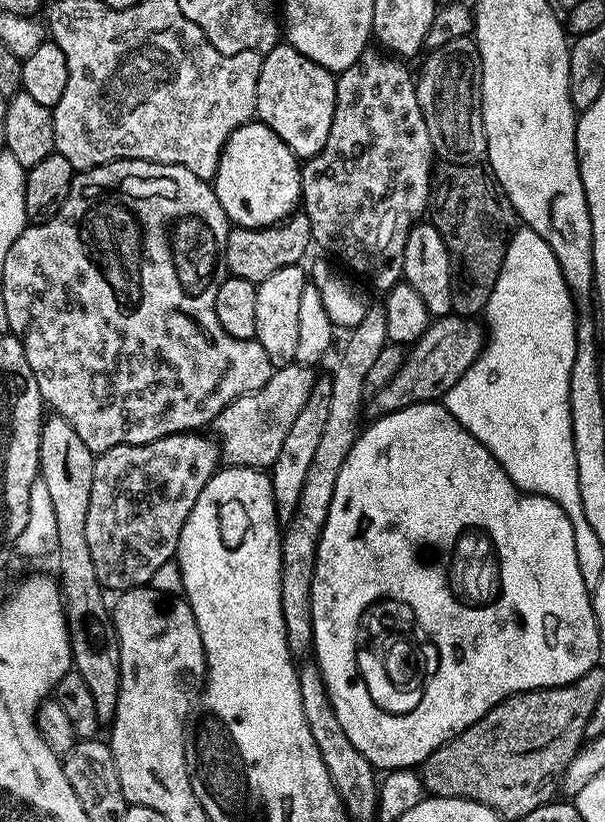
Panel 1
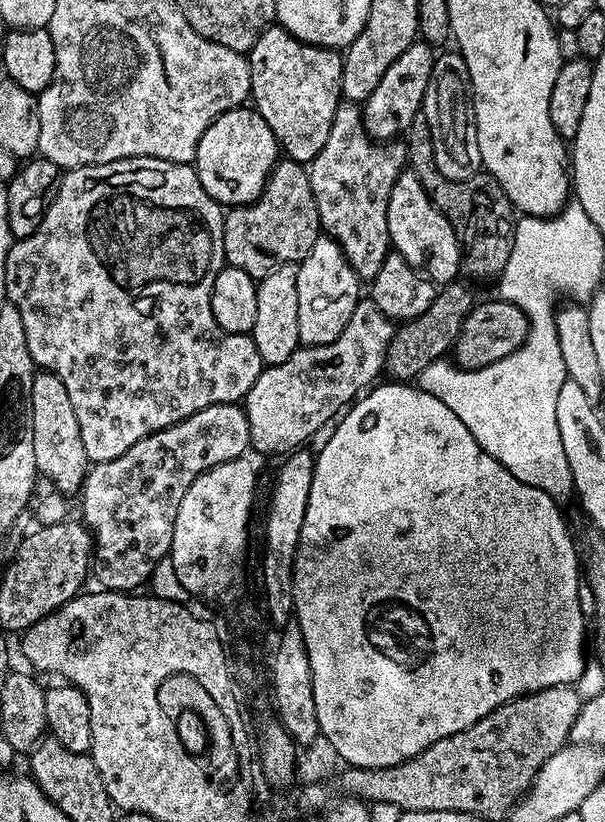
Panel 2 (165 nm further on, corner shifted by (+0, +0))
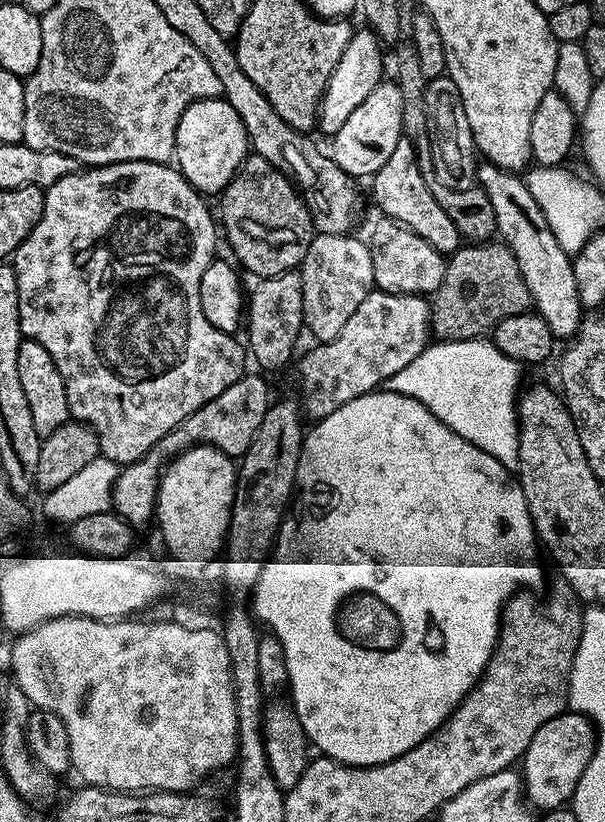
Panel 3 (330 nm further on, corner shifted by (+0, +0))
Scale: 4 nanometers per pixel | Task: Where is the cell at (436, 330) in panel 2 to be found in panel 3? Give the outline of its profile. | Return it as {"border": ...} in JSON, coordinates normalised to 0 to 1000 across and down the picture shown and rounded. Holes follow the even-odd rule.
{"border":[[[780,294],[745,308],[739,318],[737,338],[711,361],[711,404],[722,415],[792,414],[812,405],[830,387],[874,378],[879,364],[838,297]]]}

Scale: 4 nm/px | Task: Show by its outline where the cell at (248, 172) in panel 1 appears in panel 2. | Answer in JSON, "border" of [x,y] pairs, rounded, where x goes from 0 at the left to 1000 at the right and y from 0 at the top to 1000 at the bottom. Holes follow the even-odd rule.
{"border":[[[398,129],[382,131],[344,155],[331,169],[321,203],[340,236],[347,236],[359,248],[418,248],[436,235],[443,215],[450,213],[464,185],[453,168],[453,158],[440,153],[440,144],[428,141],[421,130]]]}

